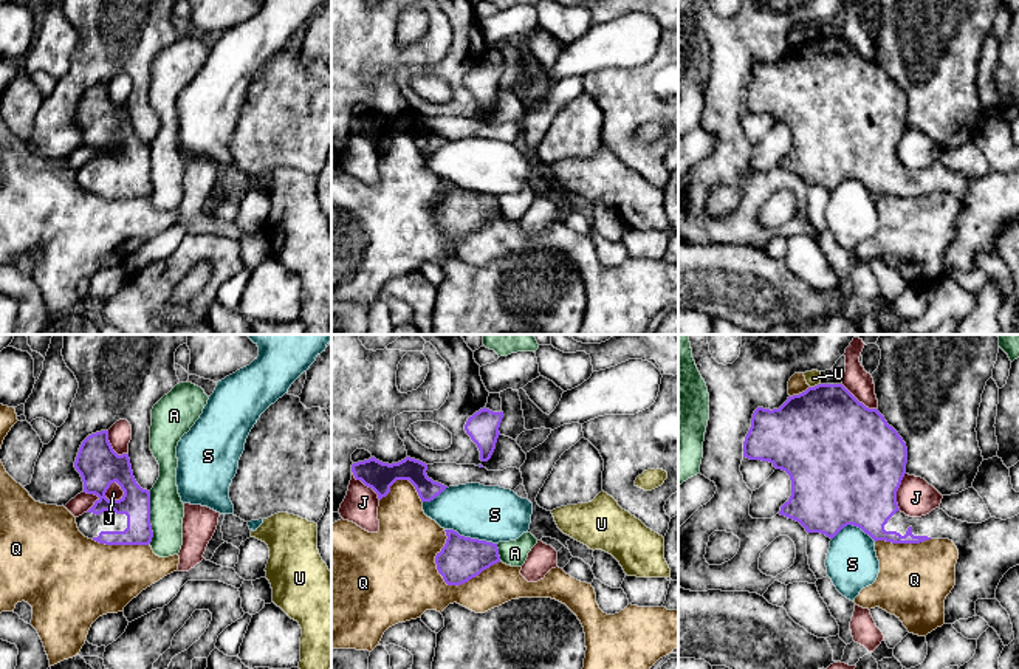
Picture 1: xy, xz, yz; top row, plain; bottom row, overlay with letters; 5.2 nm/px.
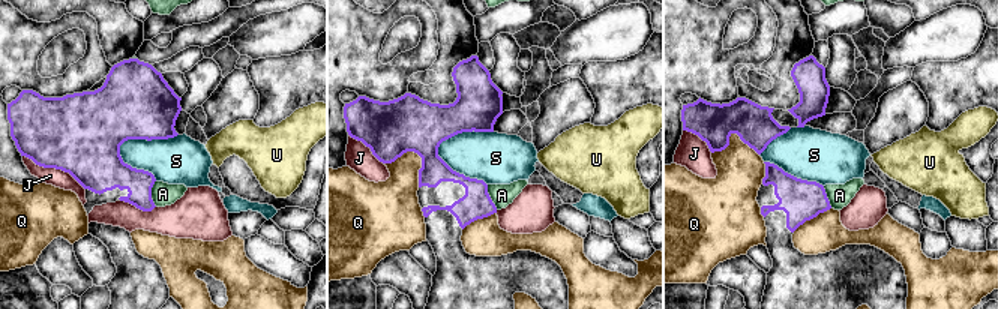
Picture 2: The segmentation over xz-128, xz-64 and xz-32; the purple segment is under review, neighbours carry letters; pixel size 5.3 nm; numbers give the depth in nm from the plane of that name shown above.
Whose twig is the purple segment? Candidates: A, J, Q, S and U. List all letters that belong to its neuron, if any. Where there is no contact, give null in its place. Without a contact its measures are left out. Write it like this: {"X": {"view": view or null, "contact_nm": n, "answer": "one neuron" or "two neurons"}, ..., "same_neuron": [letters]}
{"A": {"view": "xy", "contact_nm": 280, "answer": "two neurons"}, "J": {"view": "xy", "contact_nm": 120, "answer": "two neurons"}, "Q": {"view": "xz", "contact_nm": 360, "answer": "two neurons"}, "S": {"view": "xz", "contact_nm": 280, "answer": "two neurons"}, "U": {"view": "yz", "contact_nm": 60, "answer": "two neurons"}, "same_neuron": []}

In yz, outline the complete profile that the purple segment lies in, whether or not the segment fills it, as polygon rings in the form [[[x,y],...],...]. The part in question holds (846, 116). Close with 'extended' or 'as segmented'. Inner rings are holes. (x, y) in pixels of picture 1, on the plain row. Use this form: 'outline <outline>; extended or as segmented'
outline [[[818,37],[788,50],[779,62],[757,60],[743,94],[743,110],[770,115],[790,129],[791,149],[779,167],[799,175],[807,186],[833,192],[844,180],[861,181],[875,195],[920,197],[949,192],[959,203],[956,238],[945,252],[945,277],[976,269],[977,252],[996,252],[1004,228],[1019,218],[1019,167],[968,177],[935,161],[921,170],[900,164],[897,144],[906,127],[907,101],[878,62],[859,56],[842,37]]]; extended

